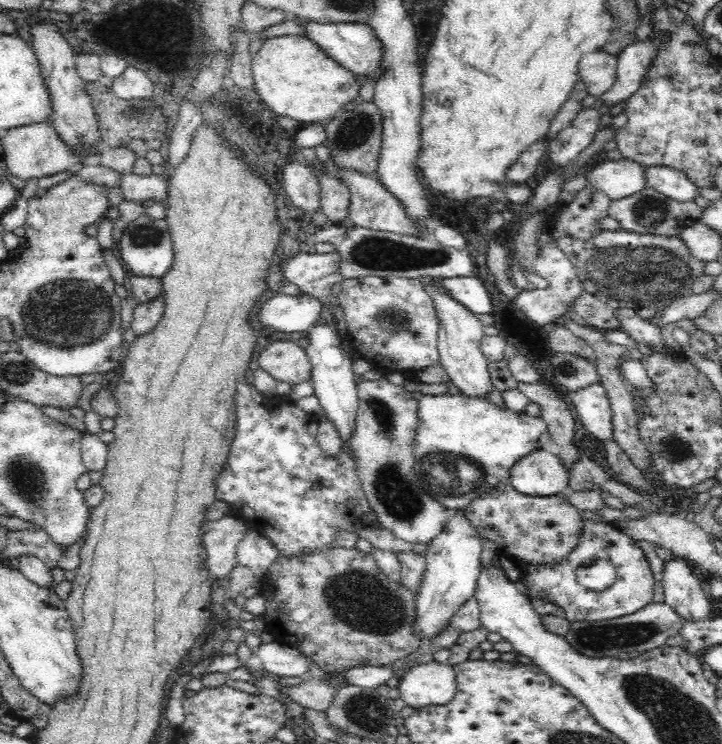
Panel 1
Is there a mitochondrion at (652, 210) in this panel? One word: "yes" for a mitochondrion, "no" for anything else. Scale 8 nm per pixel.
yes

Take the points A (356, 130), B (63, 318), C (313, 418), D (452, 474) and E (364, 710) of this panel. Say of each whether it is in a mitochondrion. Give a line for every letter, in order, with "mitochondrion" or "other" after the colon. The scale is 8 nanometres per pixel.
A: mitochondrion
B: mitochondrion
C: other
D: mitochondrion
E: mitochondrion

